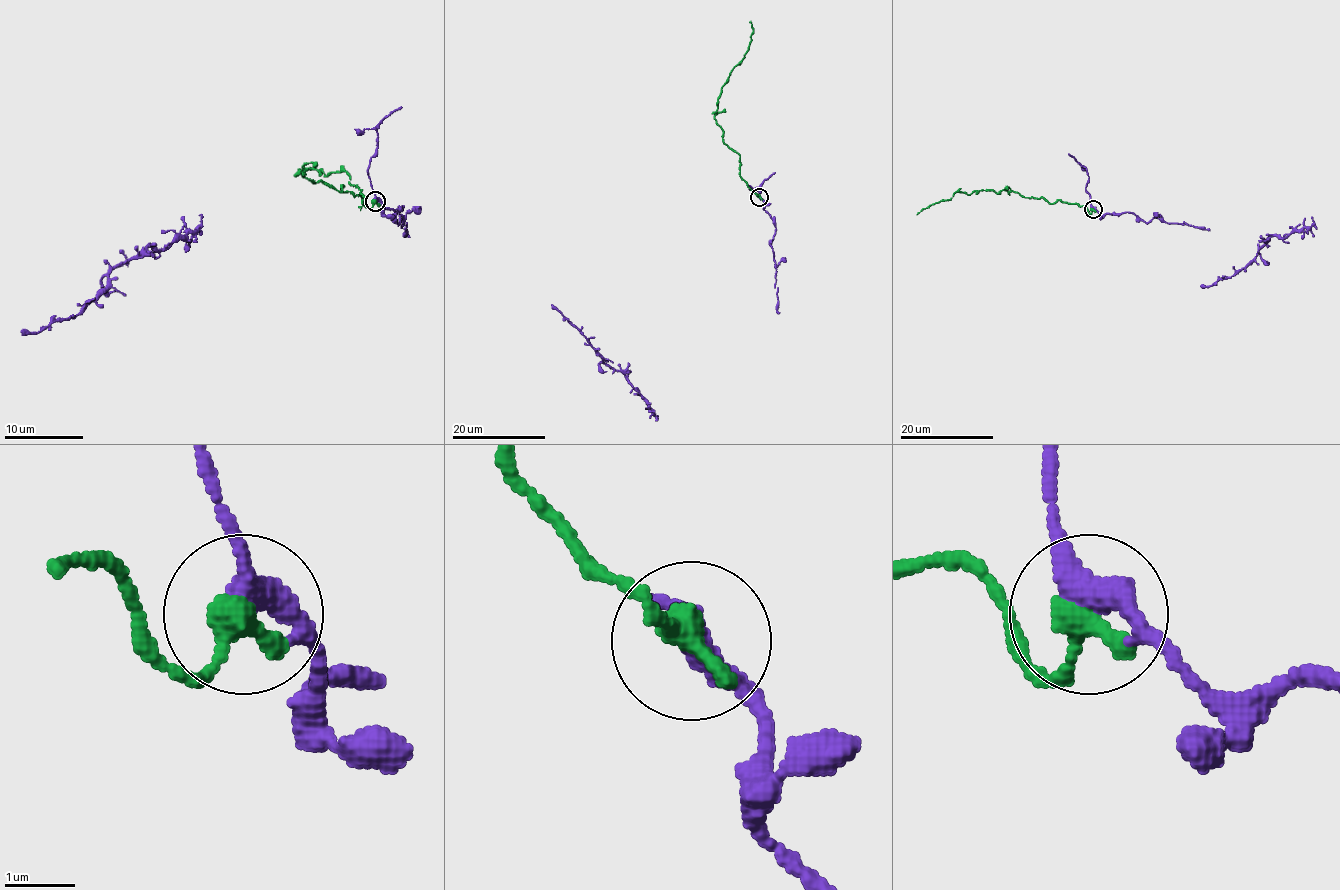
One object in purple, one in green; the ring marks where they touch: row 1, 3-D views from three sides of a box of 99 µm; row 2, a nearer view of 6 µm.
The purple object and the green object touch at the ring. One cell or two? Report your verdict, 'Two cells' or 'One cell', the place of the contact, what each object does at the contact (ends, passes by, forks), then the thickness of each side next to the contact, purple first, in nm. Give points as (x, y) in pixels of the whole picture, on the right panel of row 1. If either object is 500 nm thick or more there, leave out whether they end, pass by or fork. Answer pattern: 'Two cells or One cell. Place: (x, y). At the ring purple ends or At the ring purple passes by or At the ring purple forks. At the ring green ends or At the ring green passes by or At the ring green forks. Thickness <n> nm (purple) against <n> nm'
One cell. Place: (1093, 209). At the ring purple passes by. At the ring green ends. Thickness 360 nm (purple) against 460 nm

